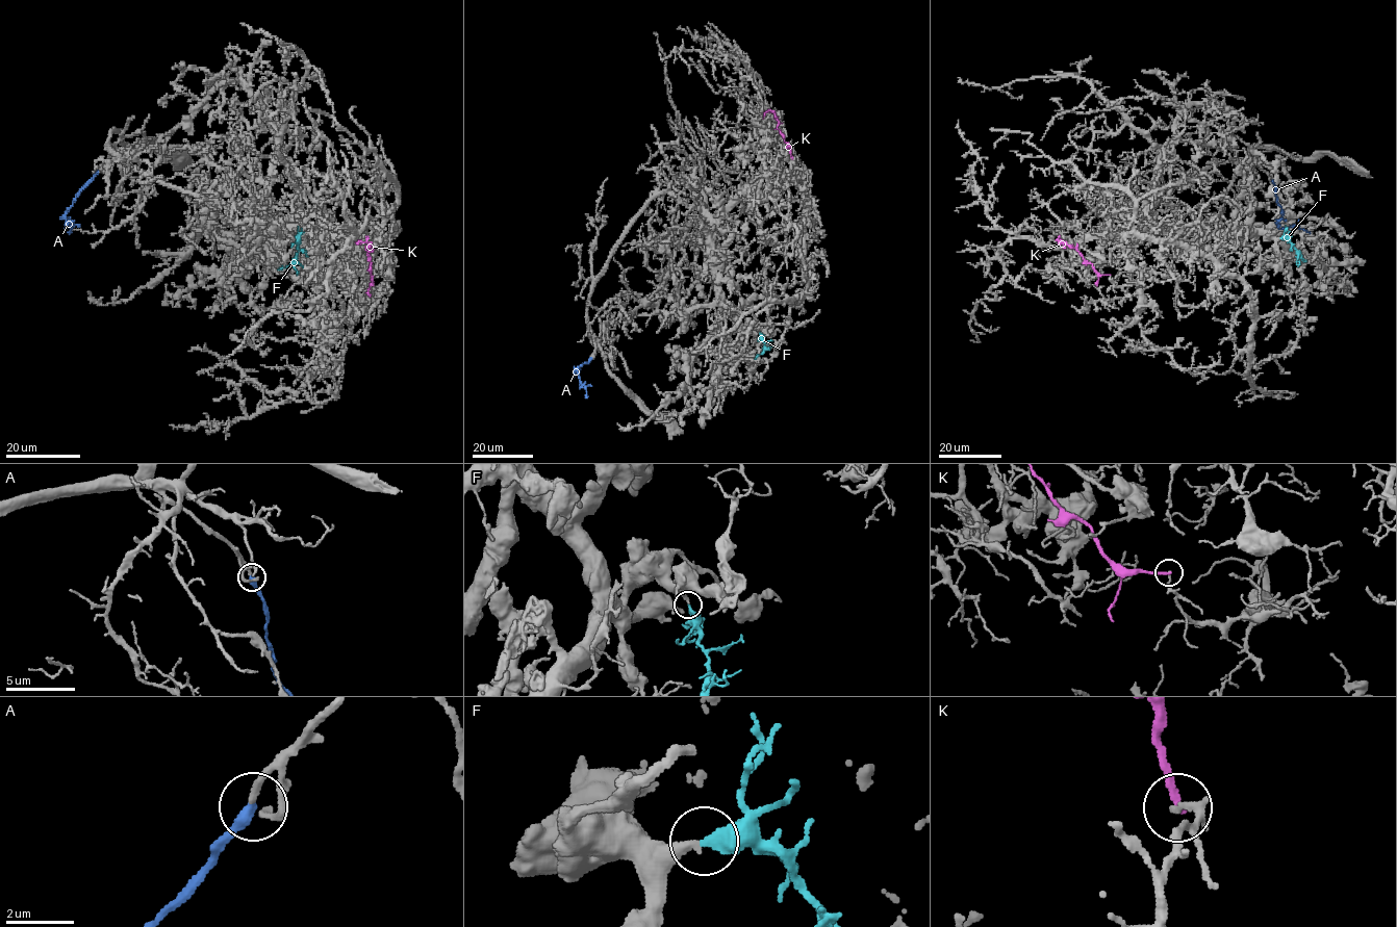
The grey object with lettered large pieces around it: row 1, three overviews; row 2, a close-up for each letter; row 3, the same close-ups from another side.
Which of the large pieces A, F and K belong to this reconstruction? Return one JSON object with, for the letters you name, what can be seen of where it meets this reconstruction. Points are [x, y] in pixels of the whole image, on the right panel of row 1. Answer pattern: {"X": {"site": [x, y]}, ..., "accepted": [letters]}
{"A": {"site": [1272, 180]}, "F": {"site": [1280, 237]}, "accepted": ["A", "F"]}

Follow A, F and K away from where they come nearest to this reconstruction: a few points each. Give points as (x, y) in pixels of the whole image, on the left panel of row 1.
A: (98, 171), (65, 214), (65, 228), (72, 229), (68, 232)
F: (298, 240), (296, 258), (277, 269)
K: (372, 284), (367, 254), (371, 248), (356, 241)

